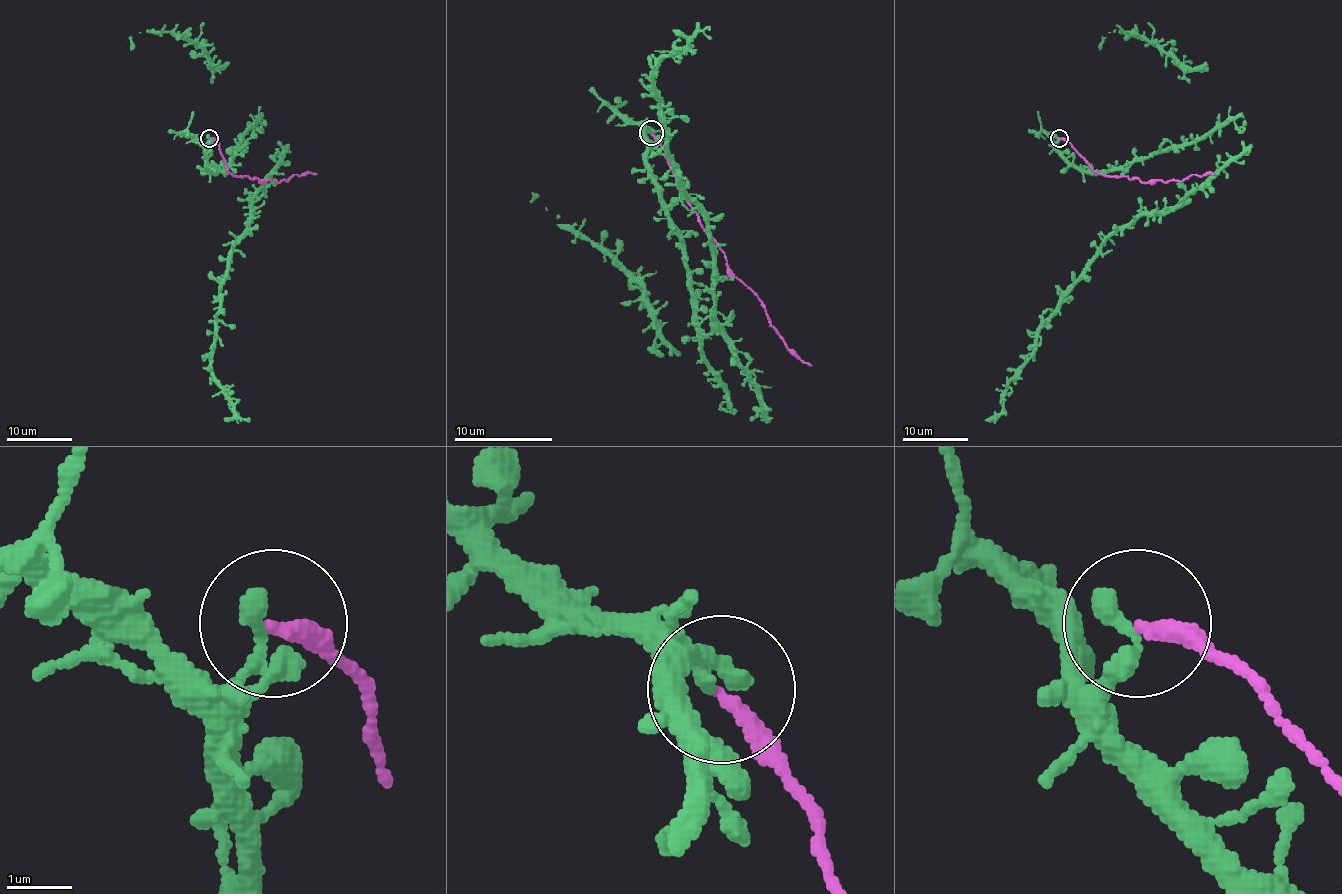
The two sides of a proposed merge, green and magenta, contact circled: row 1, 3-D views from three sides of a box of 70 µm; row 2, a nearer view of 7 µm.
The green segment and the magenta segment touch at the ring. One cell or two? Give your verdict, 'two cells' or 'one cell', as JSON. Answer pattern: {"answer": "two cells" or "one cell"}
{"answer": "two cells"}

